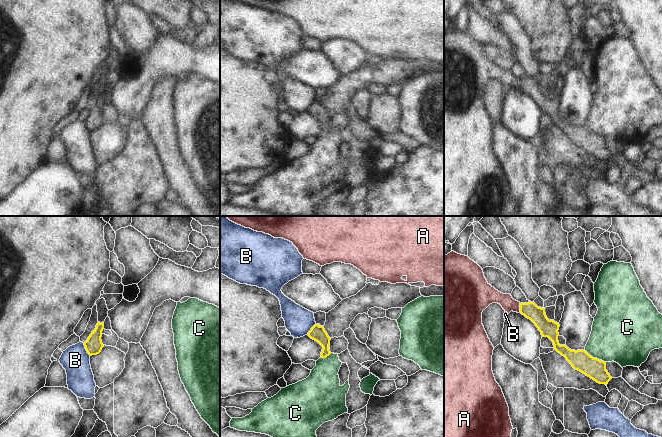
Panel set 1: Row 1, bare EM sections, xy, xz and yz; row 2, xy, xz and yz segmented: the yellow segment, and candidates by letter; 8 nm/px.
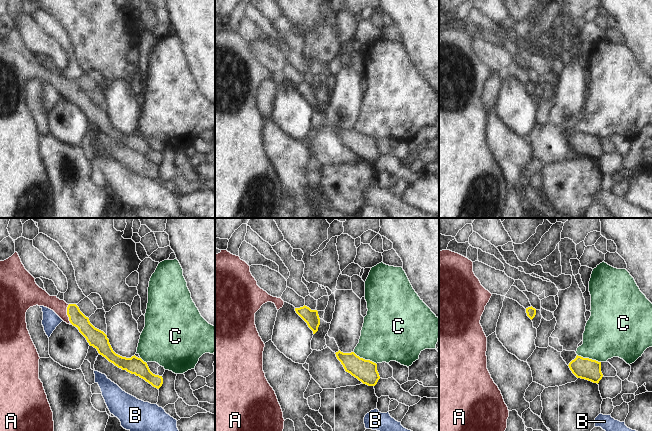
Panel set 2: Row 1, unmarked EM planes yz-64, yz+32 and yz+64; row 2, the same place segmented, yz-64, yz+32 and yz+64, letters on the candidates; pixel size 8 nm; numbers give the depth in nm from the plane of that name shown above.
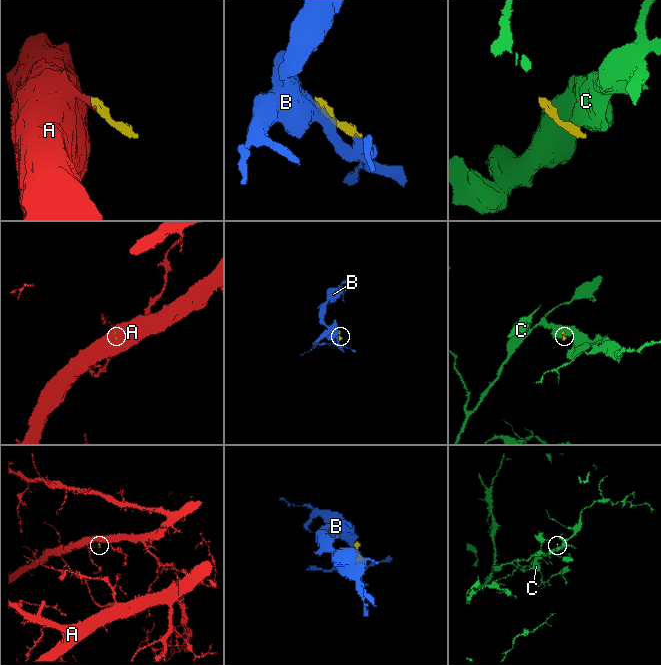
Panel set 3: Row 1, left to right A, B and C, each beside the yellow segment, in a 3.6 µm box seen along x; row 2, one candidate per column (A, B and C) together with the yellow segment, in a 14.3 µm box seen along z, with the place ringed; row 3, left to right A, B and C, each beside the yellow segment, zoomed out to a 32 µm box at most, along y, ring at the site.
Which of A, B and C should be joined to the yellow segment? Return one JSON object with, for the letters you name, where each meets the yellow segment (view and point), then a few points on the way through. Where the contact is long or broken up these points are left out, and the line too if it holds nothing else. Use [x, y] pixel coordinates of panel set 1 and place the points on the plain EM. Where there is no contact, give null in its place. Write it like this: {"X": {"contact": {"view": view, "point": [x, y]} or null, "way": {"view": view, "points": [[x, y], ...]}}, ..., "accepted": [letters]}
{"A": {"contact": {"view": "yz", "point": [520, 83]}, "way": {"view": "yz", "points": [[530, 86], [520, 83], [492, 71]]}}, "accepted": ["A"]}

